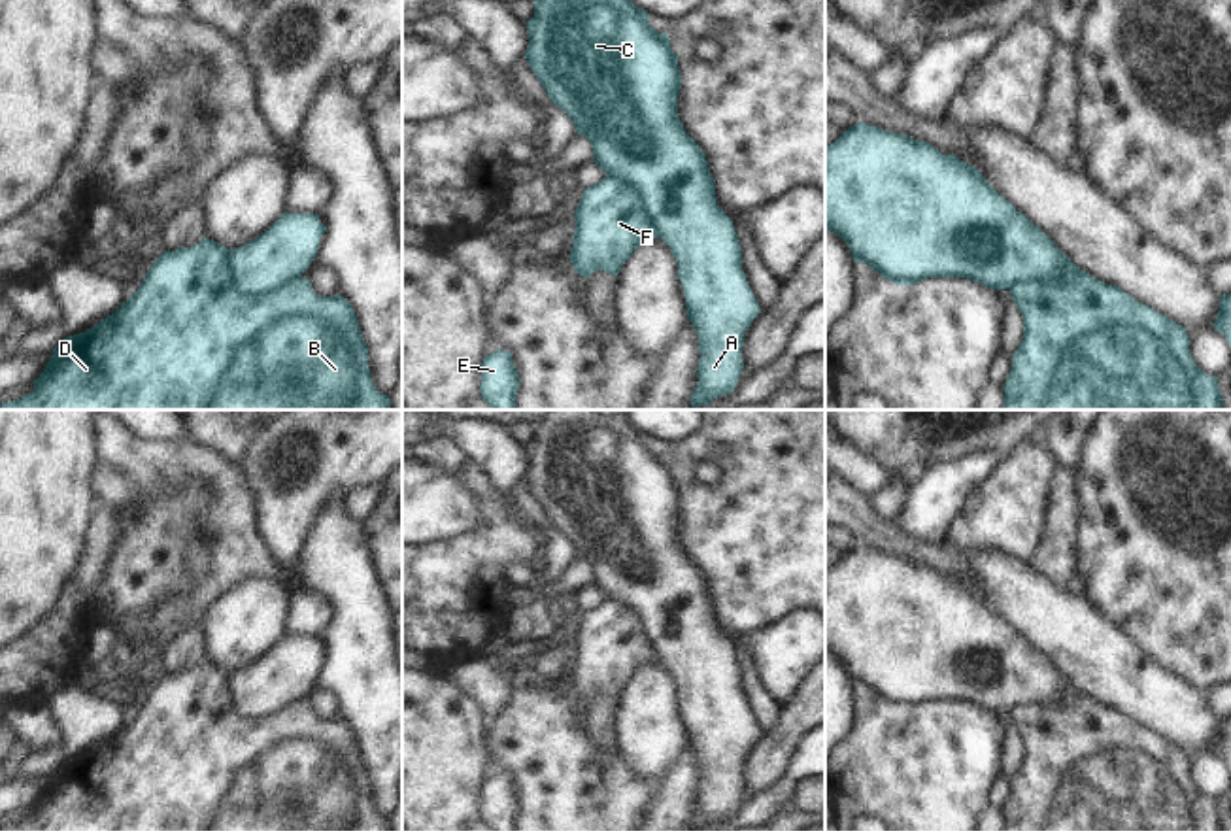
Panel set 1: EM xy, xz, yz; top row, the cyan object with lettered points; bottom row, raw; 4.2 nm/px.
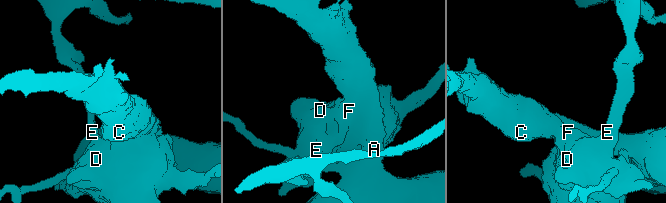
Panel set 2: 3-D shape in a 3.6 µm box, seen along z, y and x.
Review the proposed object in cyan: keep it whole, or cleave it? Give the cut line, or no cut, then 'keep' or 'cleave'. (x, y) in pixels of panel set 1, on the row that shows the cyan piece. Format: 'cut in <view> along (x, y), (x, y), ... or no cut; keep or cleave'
cut in xy along (227, 250), (231, 274), (246, 295), (270, 293), (299, 274); cleave

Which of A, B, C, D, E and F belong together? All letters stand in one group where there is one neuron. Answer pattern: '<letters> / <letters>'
A C / B D E F

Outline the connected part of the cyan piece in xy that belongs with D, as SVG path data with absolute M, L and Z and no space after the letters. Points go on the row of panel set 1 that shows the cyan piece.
M210 238L193 247L164 251L145 274L140 289L119 310L85 332L66 336L55 346L43 372L32 382L34 391L17 400L0 402L0 410L391 410L389 397L374 387L366 361L368 346L353 306L342 295L319 297L313 293L310 280L298 276L272 293L245 297L230 266L228 249Z

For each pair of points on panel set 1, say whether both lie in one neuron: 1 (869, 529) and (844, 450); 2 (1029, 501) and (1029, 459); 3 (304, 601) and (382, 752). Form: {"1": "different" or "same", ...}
{"1": "different", "2": "same", "3": "different"}

